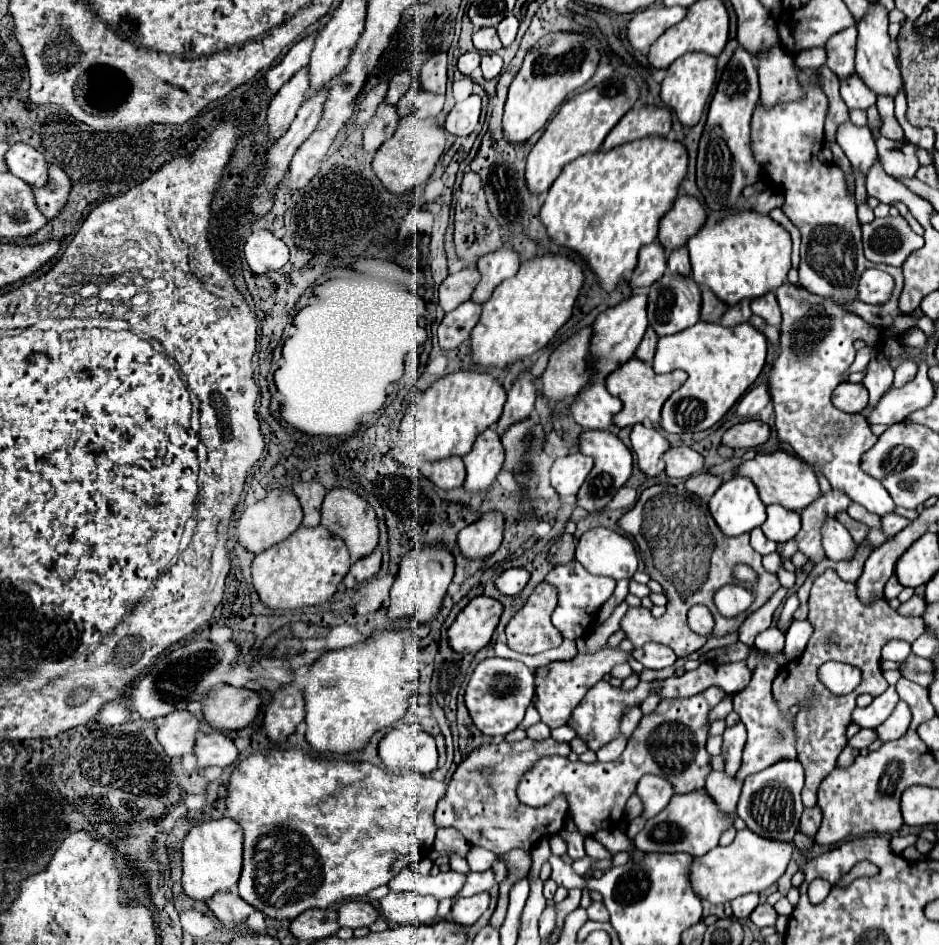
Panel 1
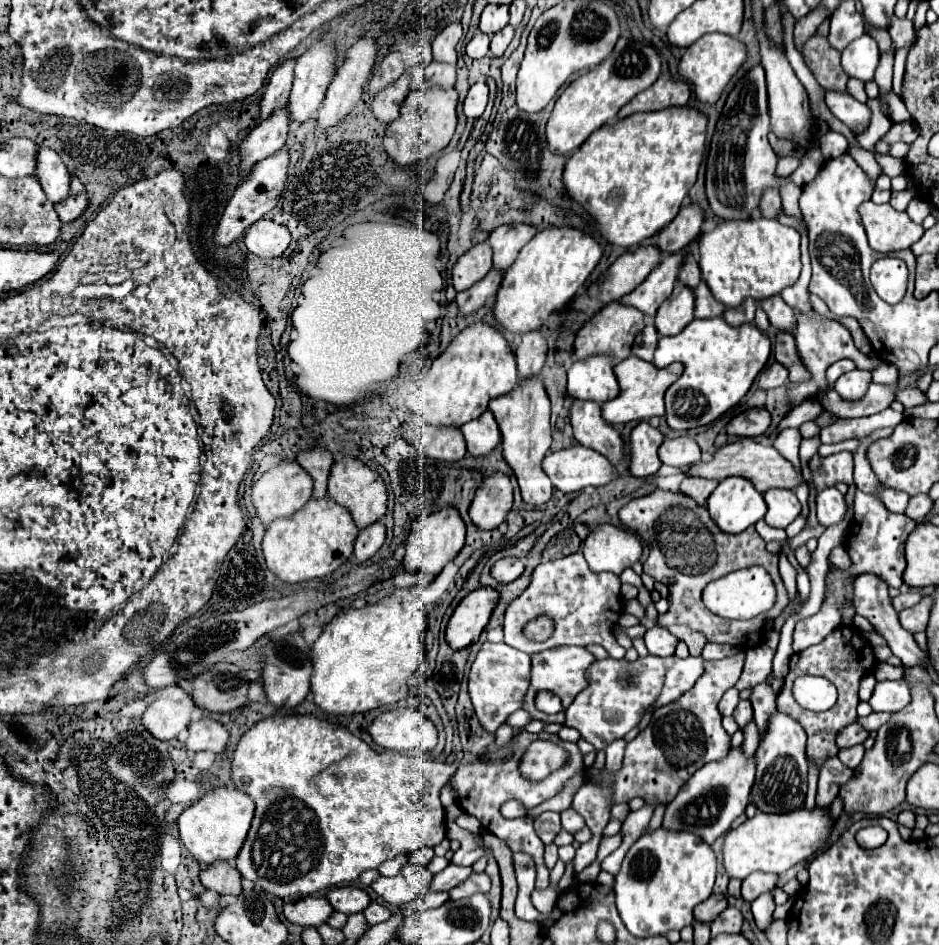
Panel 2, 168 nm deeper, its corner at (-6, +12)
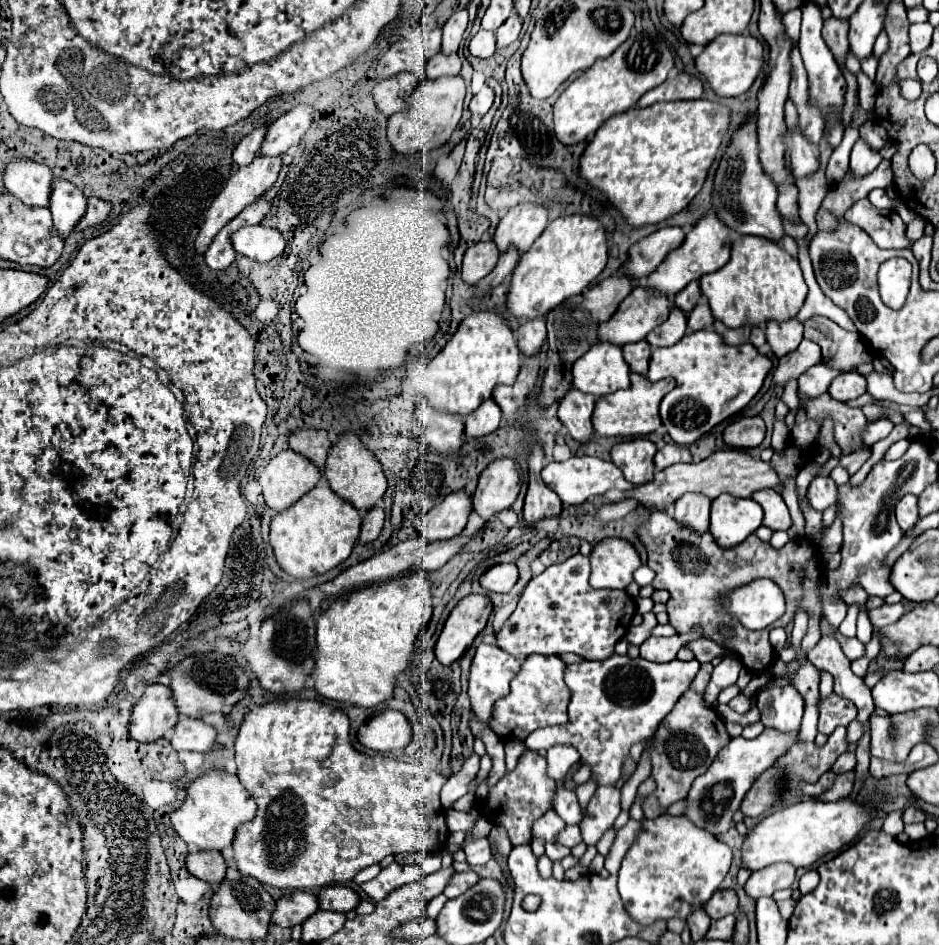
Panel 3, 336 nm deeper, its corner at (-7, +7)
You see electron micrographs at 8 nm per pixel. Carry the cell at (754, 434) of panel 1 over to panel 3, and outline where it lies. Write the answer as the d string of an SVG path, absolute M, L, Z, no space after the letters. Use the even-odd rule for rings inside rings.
M761 416L741 418L729 424L723 432L723 440L733 448L755 448L765 438L765 422Z

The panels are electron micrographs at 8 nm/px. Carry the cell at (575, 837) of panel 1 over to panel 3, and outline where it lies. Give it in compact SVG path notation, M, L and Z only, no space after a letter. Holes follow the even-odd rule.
M561 786L555 794L555 812L563 818L565 824L579 824L583 820L583 810L575 792L567 790L565 786Z

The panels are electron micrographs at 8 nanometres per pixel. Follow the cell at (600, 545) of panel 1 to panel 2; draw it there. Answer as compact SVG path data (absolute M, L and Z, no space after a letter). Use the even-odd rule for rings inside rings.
M608 523L598 525L584 541L584 557L594 573L610 571L620 575L624 569L632 567L640 555L640 539L632 531Z

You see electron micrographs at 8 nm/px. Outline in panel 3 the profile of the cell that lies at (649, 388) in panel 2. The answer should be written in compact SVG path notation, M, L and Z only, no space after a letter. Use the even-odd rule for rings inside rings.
M631 374L631 386L627 390L619 390L607 398L599 398L593 412L593 426L599 436L645 436L655 432L661 426L659 418L659 402L663 394L671 392L675 386L673 378L663 378L659 382L651 382L647 376Z

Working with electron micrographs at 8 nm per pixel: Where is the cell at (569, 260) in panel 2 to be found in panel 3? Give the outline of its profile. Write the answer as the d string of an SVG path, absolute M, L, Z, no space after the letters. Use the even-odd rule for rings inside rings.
M575 214L567 218L557 218L535 244L521 256L517 268L511 276L511 286L507 294L507 310L519 320L529 322L537 316L545 316L563 300L577 296L587 288L607 264L607 238L605 228L595 218Z

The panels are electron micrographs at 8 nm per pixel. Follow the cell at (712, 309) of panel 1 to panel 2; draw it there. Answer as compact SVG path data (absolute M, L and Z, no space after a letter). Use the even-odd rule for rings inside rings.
M704 281L694 289L694 295L696 295L696 309L694 309L696 319L720 317L724 313L726 307L720 305L718 301L714 301L714 297L712 297L712 293Z

